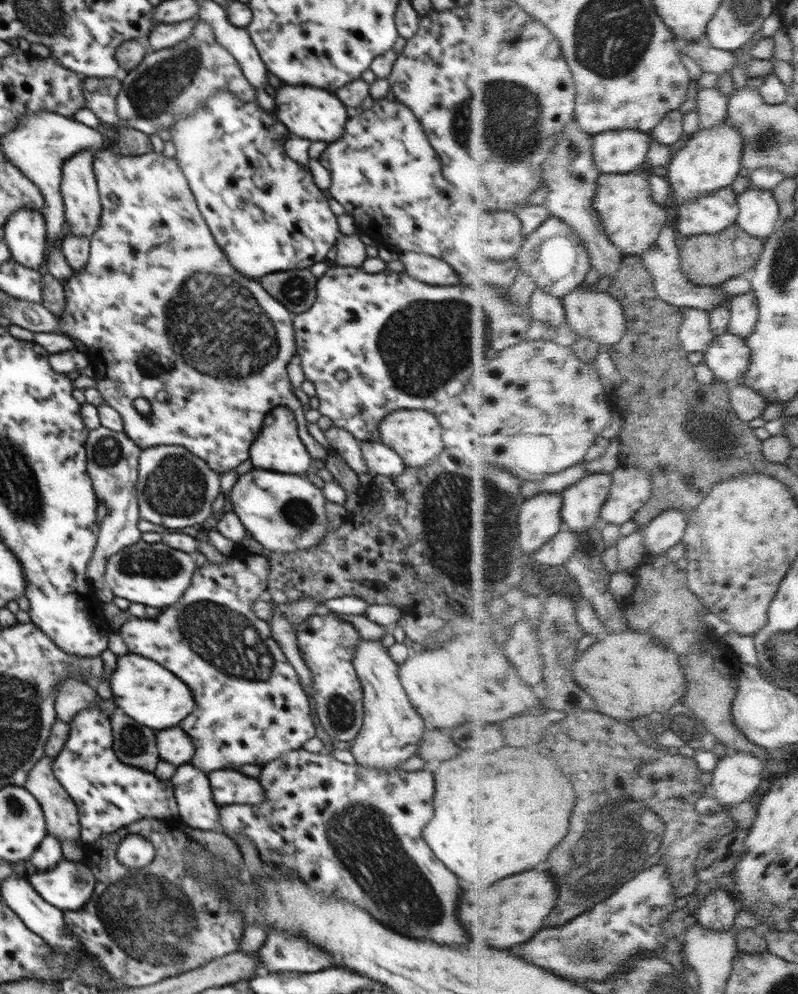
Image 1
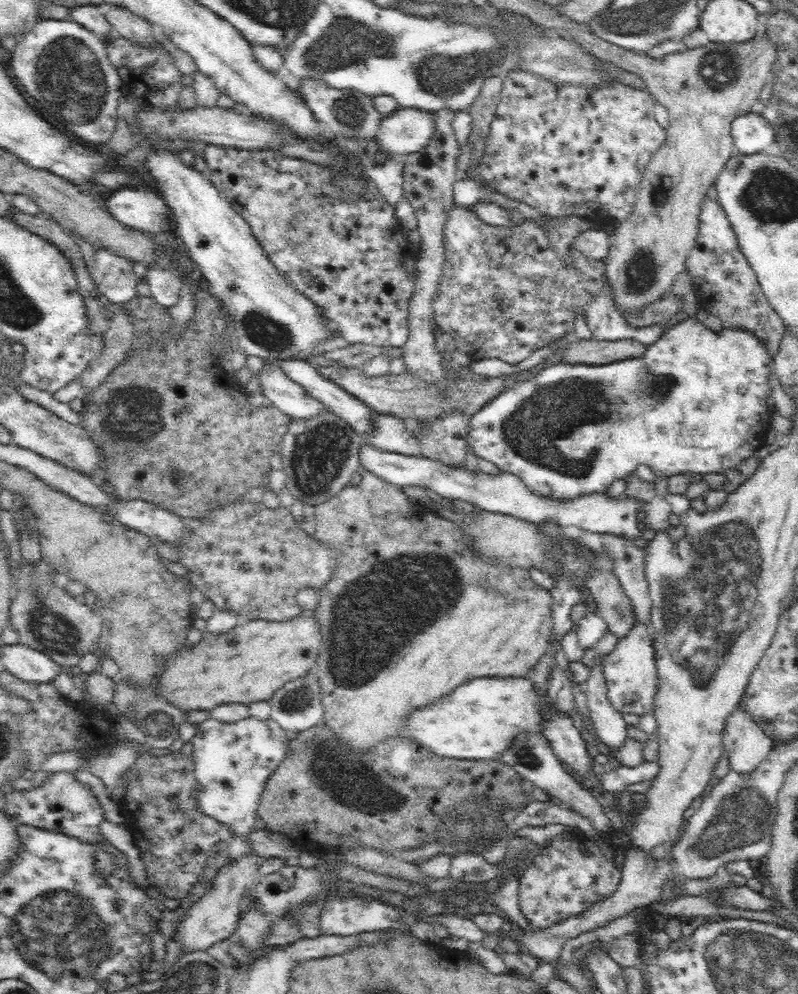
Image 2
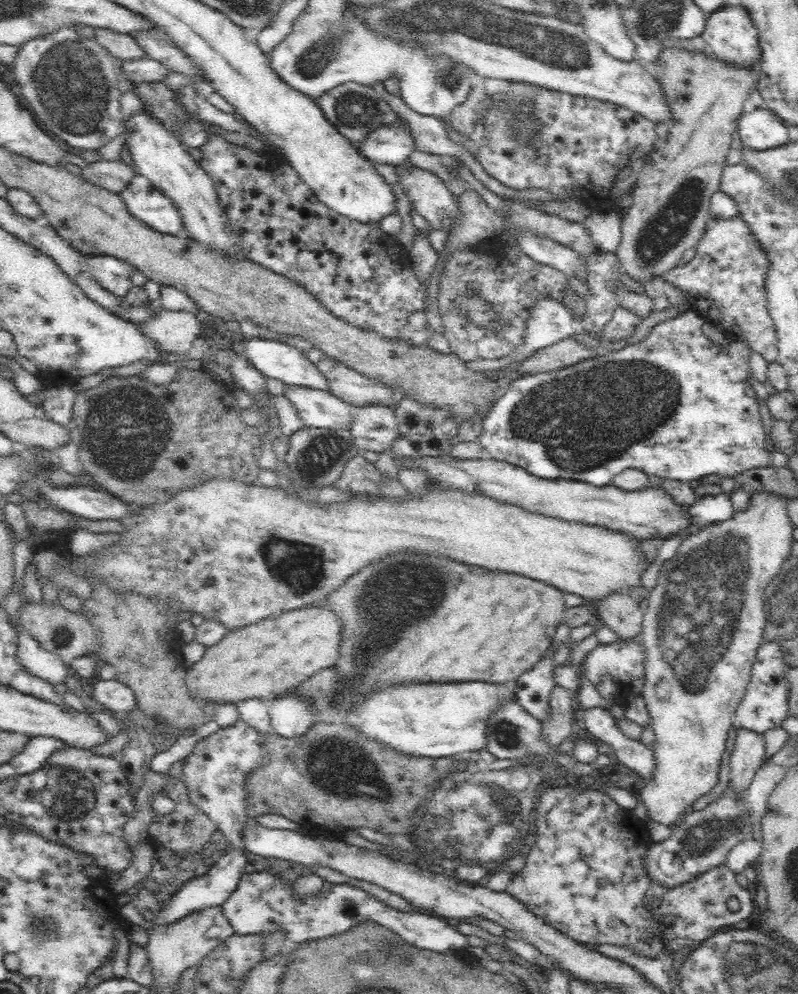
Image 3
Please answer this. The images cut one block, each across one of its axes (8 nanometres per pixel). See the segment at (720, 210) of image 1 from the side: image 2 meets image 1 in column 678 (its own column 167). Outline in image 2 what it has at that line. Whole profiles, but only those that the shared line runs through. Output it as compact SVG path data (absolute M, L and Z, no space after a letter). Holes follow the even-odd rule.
M154 187L121 188L108 199L101 200L106 213L124 227L141 232L173 229L173 218L166 218L168 206Z

